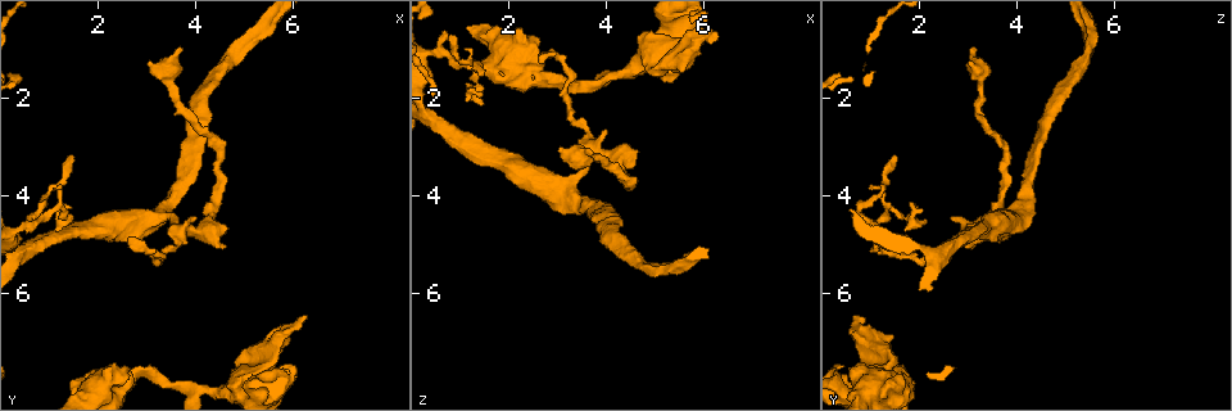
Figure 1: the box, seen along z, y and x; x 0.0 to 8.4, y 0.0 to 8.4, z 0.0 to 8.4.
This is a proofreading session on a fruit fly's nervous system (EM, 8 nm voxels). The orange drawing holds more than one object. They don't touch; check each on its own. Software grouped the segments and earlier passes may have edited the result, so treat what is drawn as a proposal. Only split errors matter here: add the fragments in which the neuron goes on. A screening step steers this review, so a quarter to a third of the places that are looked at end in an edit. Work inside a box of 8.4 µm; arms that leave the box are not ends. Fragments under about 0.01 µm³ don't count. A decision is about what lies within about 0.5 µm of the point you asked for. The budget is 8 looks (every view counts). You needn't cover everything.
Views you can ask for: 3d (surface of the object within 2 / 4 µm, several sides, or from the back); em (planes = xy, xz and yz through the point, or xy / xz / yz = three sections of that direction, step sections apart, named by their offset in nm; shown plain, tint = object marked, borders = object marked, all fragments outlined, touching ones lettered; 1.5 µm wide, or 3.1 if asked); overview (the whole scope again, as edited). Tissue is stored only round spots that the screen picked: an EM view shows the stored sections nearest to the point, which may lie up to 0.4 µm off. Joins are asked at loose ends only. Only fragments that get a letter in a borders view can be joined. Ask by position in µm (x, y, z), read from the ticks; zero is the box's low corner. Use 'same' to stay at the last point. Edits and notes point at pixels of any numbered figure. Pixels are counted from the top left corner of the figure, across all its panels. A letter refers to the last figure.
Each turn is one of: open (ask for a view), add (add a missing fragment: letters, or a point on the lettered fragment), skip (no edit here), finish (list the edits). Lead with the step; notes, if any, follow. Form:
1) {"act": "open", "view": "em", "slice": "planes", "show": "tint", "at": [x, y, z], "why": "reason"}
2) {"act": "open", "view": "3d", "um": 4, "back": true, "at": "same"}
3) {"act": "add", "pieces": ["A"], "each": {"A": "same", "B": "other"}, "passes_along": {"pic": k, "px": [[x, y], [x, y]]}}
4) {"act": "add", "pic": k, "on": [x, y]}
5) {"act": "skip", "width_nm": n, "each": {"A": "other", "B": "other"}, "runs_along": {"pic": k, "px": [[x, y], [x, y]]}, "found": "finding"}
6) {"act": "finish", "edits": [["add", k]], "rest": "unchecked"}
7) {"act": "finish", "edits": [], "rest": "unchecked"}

{"act": "open", "view": "3d", "um": 4, "at": [3.70, 1.00, 3.15], "why": "free end"}

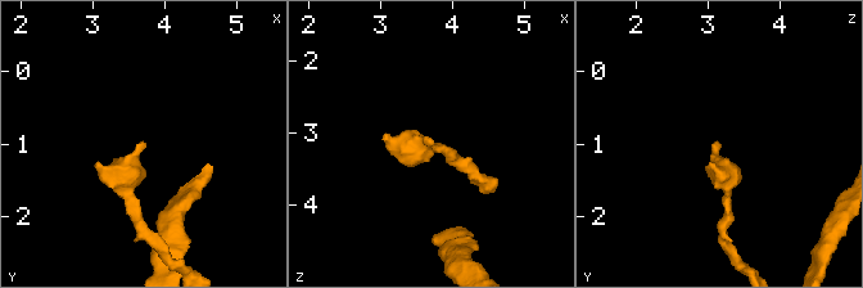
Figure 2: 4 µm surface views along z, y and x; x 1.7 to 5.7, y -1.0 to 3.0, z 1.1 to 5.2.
{"act": "open", "view": "em", "slice": "planes", "show": "borders", "at": [3.70, 0.95, 3.15], "why": "need the tissue"}

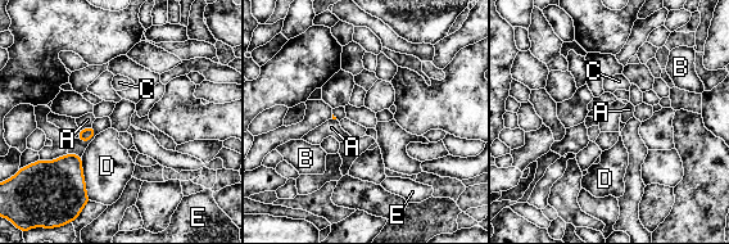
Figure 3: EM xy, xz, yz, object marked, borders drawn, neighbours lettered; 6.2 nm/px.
{"act": "skip", "each": {"A": "other", "B": "other", "C": "other", "D": "other", "E": "other"}, "border": {"pic": 3, "px": [[91, 125], [81, 131]]}, "found": "none of them fits"}

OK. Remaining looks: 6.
{"act": "open", "view": "em", "slice": "xz", "step": 8, "show": "tint", "at": [6.25, 6.40, 0.65], "why": "branch stops here"}

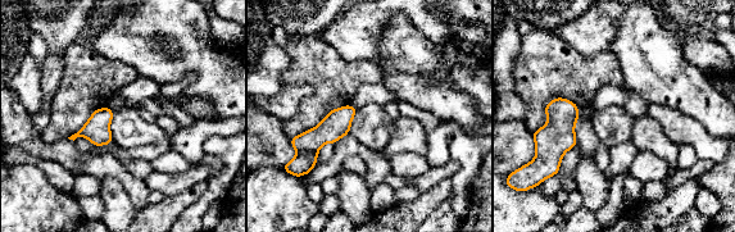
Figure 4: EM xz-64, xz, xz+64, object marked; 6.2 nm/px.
{"act": "open", "view": "em", "slice": "planes", "show": "borders", "at": "same"}

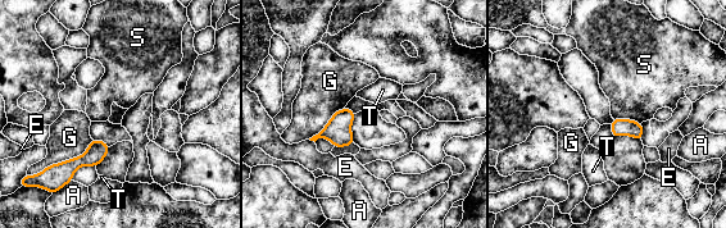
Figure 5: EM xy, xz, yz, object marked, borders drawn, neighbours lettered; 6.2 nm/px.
{"act": "skip", "longest_contact_nm": ["G", 340], "each": {"A": "other", "E": "other", "G": "other", "S": "other", "T": "other"}, "border": {"pic": 5, "px": [[613, 118], [630, 118], [640, 123]]}, "found": "none of them fits"}

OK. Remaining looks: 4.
{"act": "open", "view": "em", "slice": "planes", "show": "borders", "at": [2.65, 4.85, 1.20], "why": "end of a long branch"}

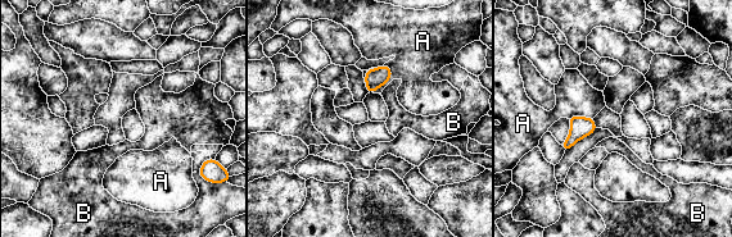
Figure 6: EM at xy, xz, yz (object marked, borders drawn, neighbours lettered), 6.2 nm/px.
{"act": "skip", "each": {"A": "other", "B": "other"}, "found": "no lettered fragment goes on from it"}

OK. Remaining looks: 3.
{"act": "finish", "edits": [], "rest": "unchecked"}

